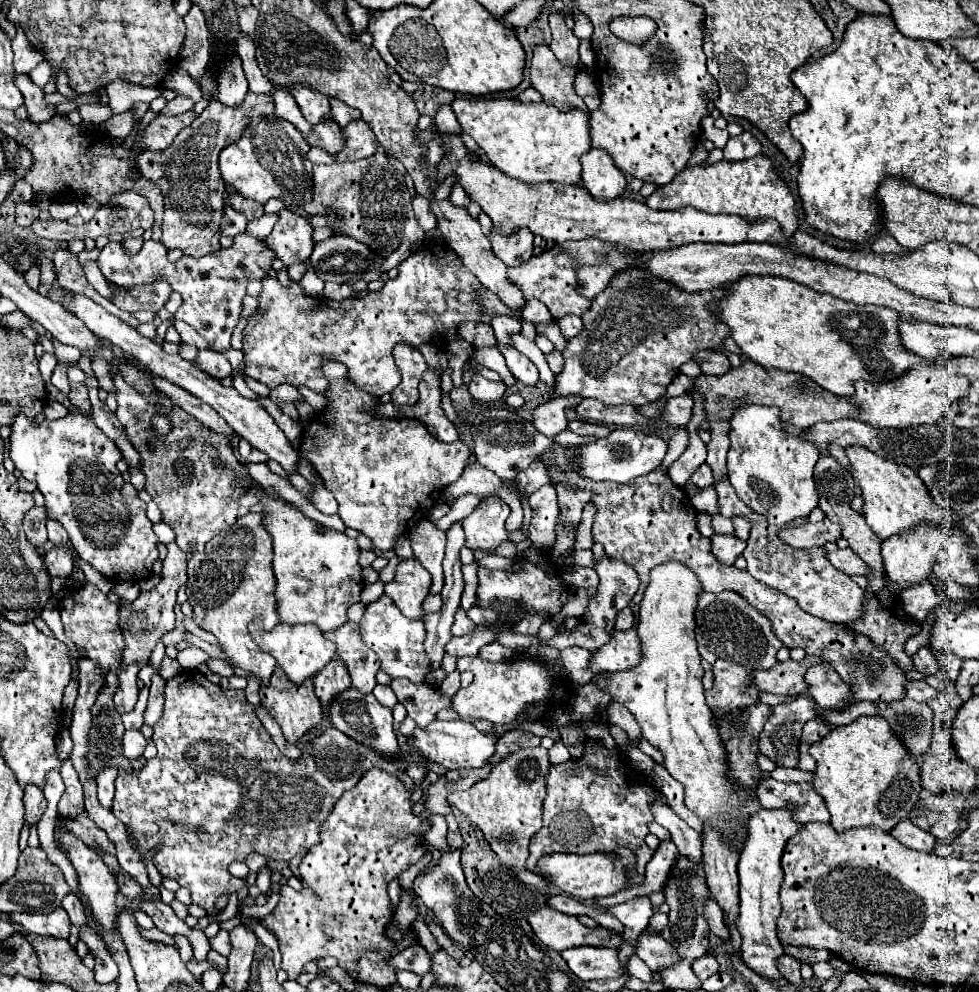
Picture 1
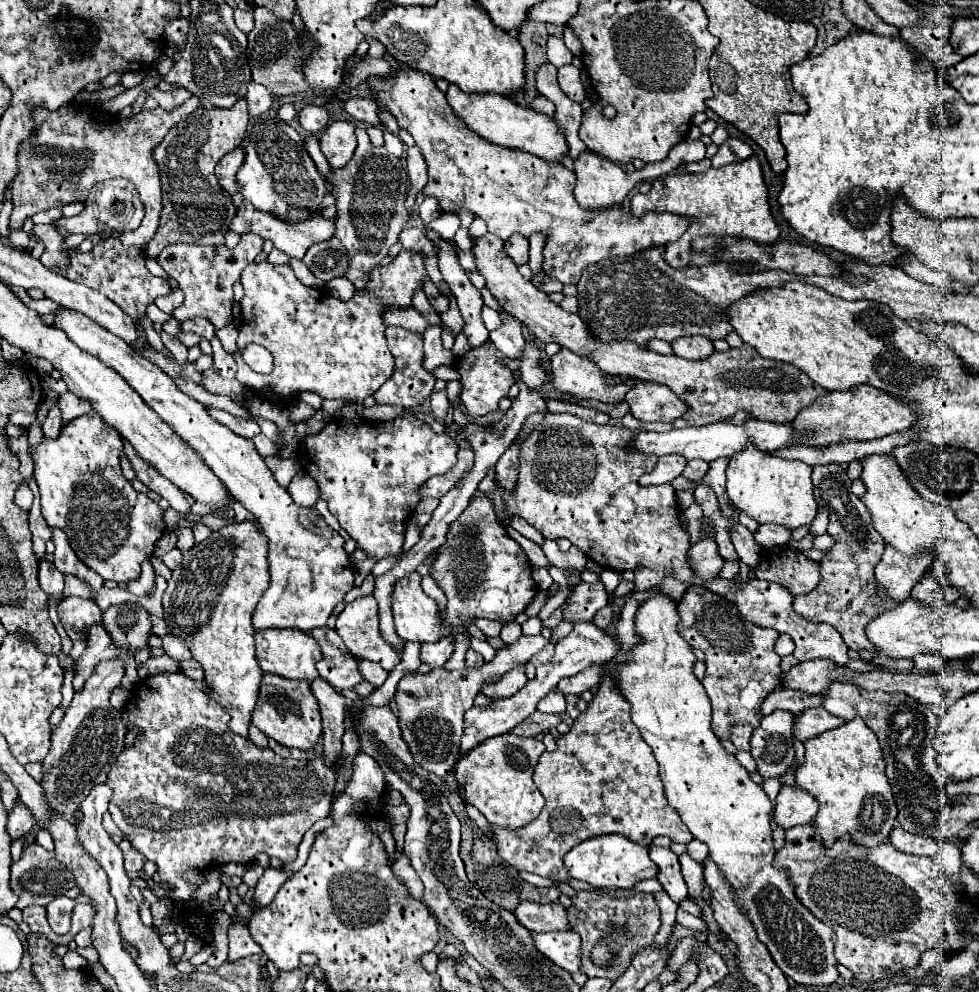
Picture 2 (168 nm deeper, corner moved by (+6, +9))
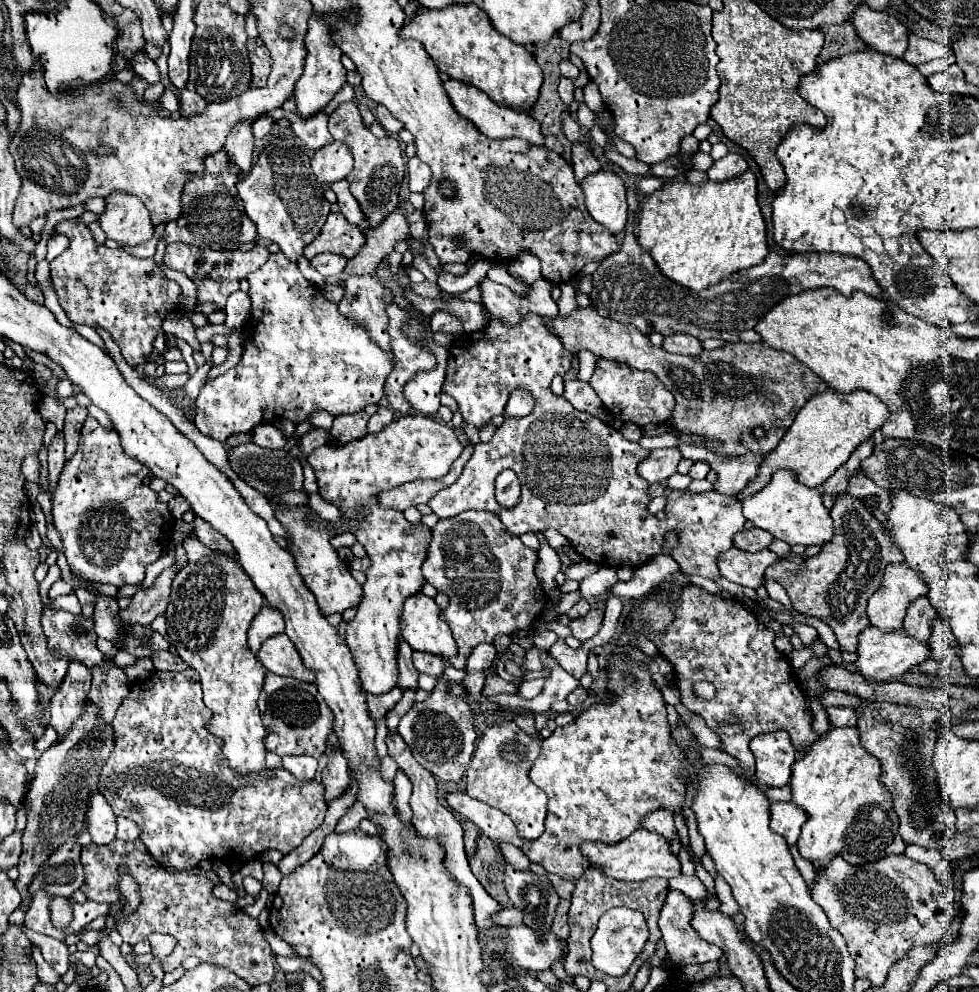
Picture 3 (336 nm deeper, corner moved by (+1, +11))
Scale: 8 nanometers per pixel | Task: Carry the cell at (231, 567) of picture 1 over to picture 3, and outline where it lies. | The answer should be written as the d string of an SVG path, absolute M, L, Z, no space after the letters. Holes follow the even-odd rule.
M212 553L208 557L202 557L196 563L188 563L180 569L180 573L174 577L172 583L172 597L166 609L166 635L170 643L176 647L178 655L184 663L188 663L192 669L200 673L202 691L204 691L204 703L212 711L212 719L208 721L208 731L222 739L222 753L228 759L230 769L234 769L240 775L260 773L266 769L266 749L264 749L264 737L266 729L260 719L258 711L258 695L262 691L266 669L256 659L256 655L250 651L246 633L254 619L254 615L262 609L264 597L258 589L254 589L250 577L240 569L238 561L232 561L224 553Z

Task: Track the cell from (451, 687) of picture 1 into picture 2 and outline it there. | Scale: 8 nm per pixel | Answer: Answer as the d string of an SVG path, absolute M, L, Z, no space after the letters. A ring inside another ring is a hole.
M475 495L463 515L451 523L447 543L437 551L437 559L431 567L431 577L449 599L445 621L451 625L451 635L455 637L455 651L443 665L449 671L465 667L465 651L469 649L469 637L465 637L463 627L465 621L471 623L475 617L485 617L509 623L517 613L525 611L537 593L525 551L497 523L495 507L491 507L491 499L485 495Z

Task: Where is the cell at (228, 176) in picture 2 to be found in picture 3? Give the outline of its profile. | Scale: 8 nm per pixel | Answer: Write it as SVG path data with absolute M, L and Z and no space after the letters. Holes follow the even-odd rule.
M240 121L232 133L228 133L228 141L224 141L226 155L232 163L236 163L244 173L252 167L252 149L254 149L254 135L252 135L252 121Z

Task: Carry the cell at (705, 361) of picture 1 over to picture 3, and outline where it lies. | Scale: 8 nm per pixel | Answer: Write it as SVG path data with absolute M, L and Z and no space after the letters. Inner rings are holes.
M676 333L676 335L664 337L662 349L666 349L668 353L678 353L678 355L698 355L702 351L702 345L696 337Z

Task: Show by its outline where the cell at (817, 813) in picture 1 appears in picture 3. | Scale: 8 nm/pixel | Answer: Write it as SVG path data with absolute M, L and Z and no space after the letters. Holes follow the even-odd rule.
M790 801L770 805L770 829L774 833L780 833L786 839L788 847L792 847L798 841L804 821L806 815Z

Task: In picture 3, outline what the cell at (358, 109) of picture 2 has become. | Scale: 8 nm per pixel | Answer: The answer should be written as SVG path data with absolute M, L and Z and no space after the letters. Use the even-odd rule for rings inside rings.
M382 105L376 107L376 121L388 131L388 135L396 135L396 133L400 133L400 131L404 129L402 121L398 121L398 119L396 119L386 107L382 107Z

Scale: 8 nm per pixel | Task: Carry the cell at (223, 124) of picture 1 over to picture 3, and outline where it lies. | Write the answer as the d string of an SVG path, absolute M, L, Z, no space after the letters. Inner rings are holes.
M222 149L216 155L210 155L204 161L206 169L202 177L192 177L186 187L184 187L184 197L182 197L182 213L178 219L170 221L166 225L164 241L166 243L186 243L186 245L196 245L196 247L206 247L212 251L218 249L240 249L242 243L256 241L256 227L244 213L244 205L238 197L236 183L244 177L244 173L236 173L232 165L228 165L226 151Z

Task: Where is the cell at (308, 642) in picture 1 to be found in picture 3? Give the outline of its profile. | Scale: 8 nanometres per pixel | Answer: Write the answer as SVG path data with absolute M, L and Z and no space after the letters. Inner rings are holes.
M284 633L274 635L262 643L262 649L258 651L258 661L270 673L314 683L314 673L304 669L294 643Z

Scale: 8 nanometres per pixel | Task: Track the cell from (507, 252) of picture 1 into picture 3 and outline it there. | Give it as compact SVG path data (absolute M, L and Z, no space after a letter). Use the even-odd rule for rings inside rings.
M520 253L510 265L508 265L508 273L512 277L522 279L524 283L532 285L532 281L538 281L540 275L540 261L532 255L532 253Z

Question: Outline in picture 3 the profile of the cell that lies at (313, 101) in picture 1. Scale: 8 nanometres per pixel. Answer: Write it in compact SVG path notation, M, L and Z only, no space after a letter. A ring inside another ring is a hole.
M282 108L274 109L270 112L265 112L259 115L269 115L274 121L286 118L292 121L292 129L296 133L296 137L310 149L322 149L324 145L328 145L328 141L332 141L332 135L328 131L328 117L326 113L318 113L310 119L300 119L296 117L296 113L287 112Z

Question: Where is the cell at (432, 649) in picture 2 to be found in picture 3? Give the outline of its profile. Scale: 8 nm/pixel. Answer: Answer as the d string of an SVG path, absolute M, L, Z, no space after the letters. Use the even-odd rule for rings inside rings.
M414 651L412 653L412 663L416 667L418 673L426 673L430 677L438 677L442 673L442 669L446 667L444 661L440 661L440 657L436 655L430 655L430 653L420 653L420 651Z

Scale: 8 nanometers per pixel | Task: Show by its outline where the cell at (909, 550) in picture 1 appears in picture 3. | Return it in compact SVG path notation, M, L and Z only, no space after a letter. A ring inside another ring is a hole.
M906 563L888 565L884 571L882 587L868 599L868 621L884 633L902 629L908 605L918 597L926 595L928 587L918 577L918 571Z

